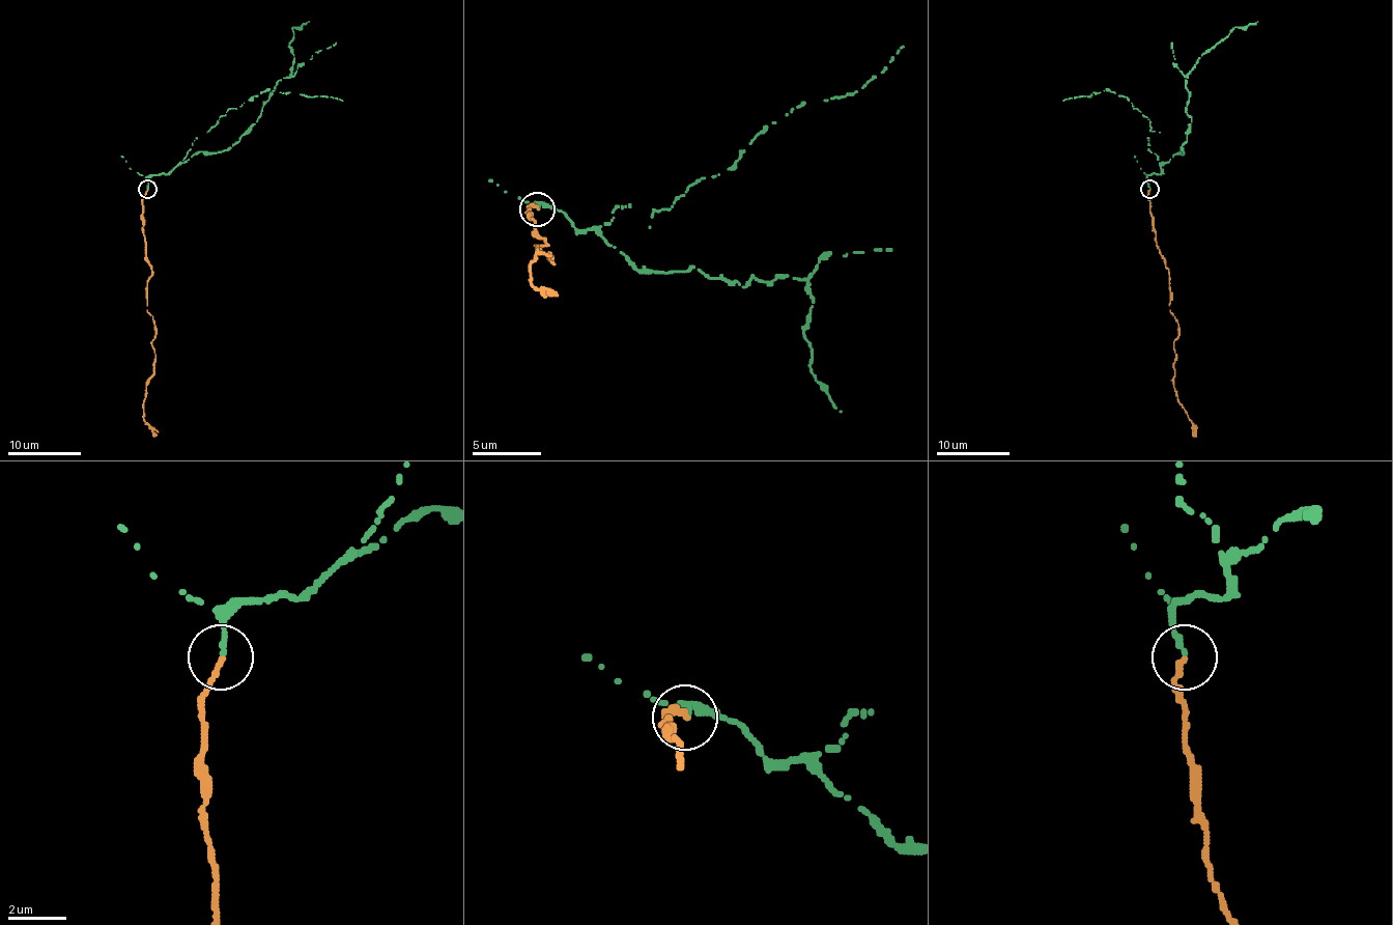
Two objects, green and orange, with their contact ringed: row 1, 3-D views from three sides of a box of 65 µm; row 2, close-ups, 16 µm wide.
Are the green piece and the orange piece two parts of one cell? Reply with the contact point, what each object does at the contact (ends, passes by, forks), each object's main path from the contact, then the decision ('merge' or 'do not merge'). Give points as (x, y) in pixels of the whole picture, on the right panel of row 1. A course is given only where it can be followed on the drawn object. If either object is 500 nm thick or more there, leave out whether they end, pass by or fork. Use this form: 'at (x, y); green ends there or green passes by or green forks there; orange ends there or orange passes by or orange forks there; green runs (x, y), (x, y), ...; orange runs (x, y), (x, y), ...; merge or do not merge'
at (1149, 189); green ends there; orange ends there; green runs (1149, 189), (1149, 175), (1183, 151), (1192, 122), (1186, 76), (1195, 61), (1234, 28), (1258, 21); orange runs (1149, 189), (1152, 225), (1168, 270), (1169, 312), (1178, 325), (1178, 336), (1173, 341), (1173, 386), (1195, 436); do not merge

